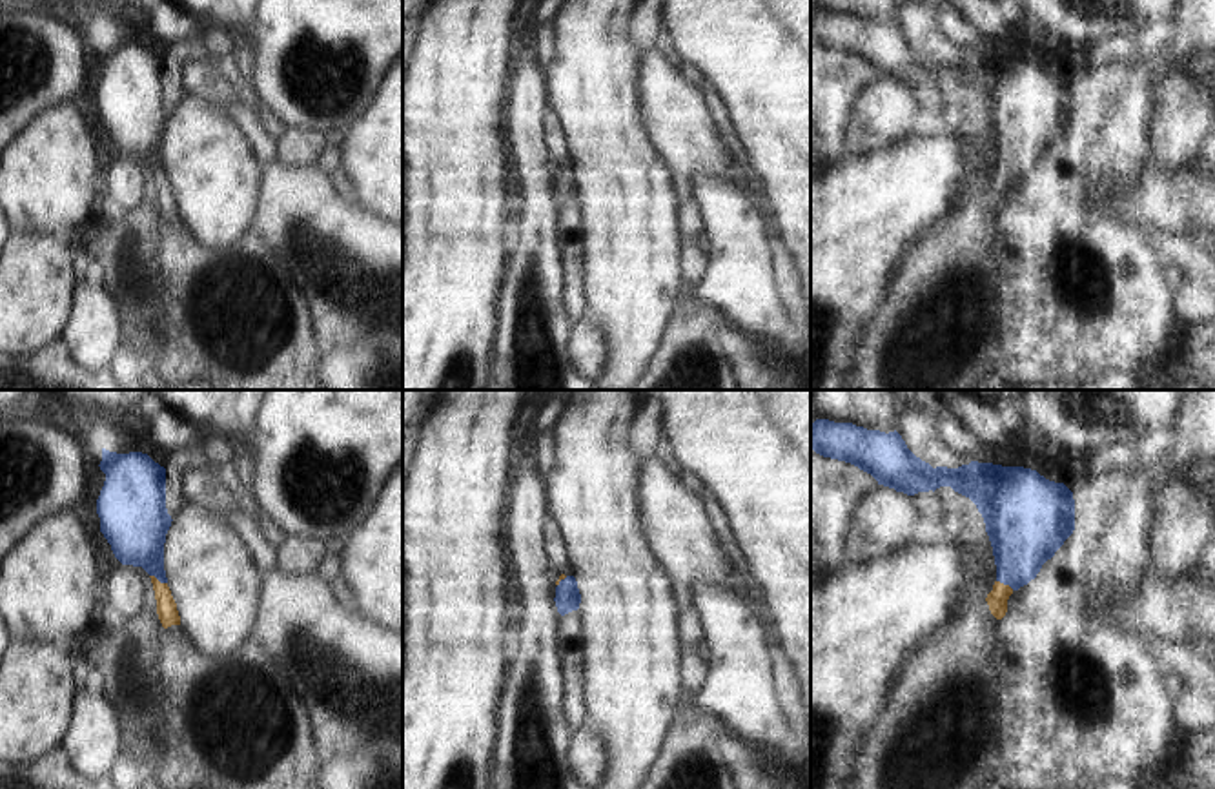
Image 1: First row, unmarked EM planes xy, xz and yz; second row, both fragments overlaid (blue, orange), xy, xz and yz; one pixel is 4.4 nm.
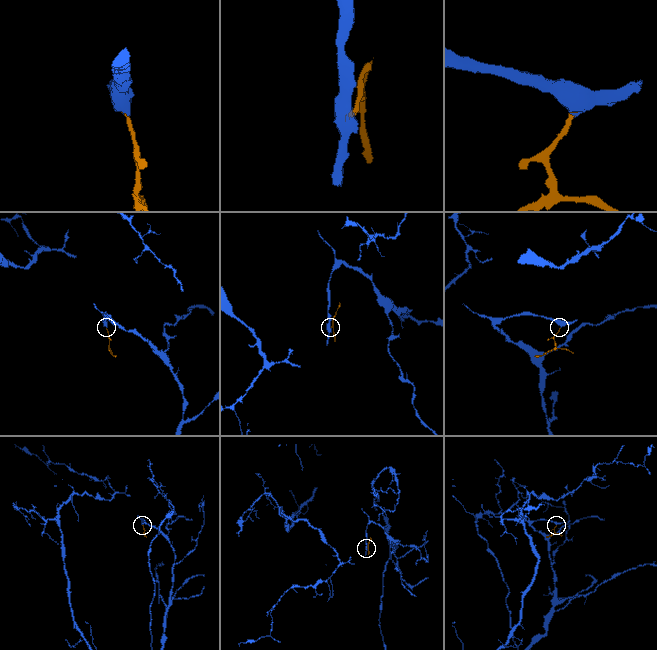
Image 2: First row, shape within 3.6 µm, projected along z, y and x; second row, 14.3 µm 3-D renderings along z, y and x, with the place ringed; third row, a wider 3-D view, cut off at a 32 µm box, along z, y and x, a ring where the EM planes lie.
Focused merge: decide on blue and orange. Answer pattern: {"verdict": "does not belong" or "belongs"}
{"verdict": "belongs"}

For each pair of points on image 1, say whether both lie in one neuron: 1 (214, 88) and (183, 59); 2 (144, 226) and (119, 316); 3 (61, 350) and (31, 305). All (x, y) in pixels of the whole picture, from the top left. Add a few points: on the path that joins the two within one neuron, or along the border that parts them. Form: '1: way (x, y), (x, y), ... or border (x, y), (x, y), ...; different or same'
1: border (192, 61), (184, 70); different
2: border (117, 296), (130, 312), (130, 341); different
3: border (64, 334), (40, 350), (19, 356); different

